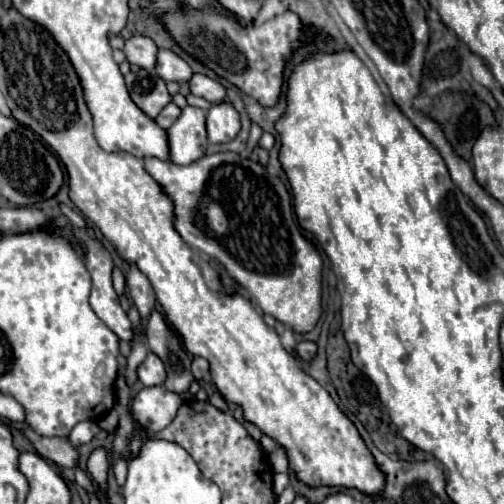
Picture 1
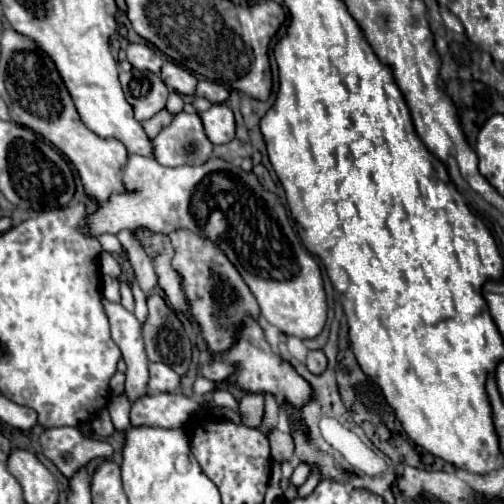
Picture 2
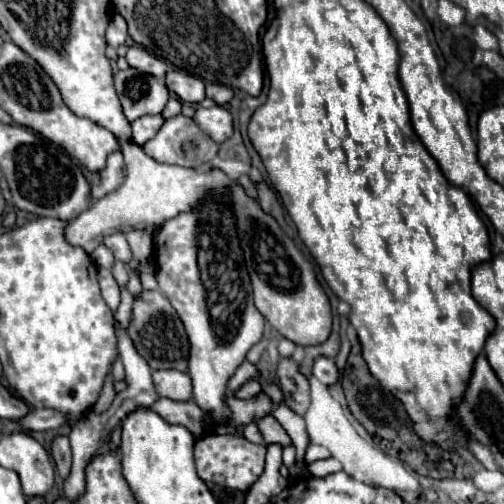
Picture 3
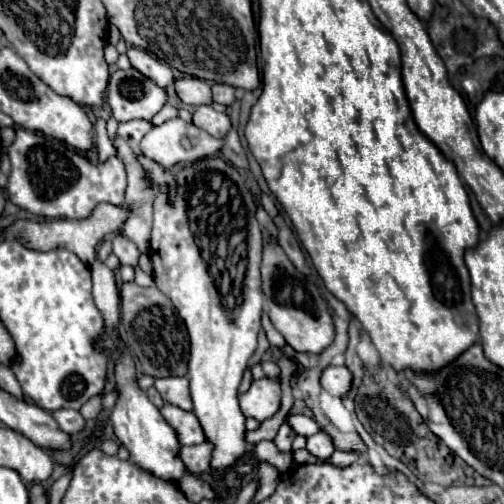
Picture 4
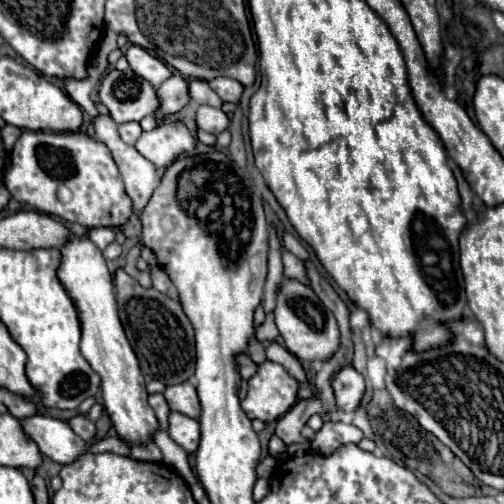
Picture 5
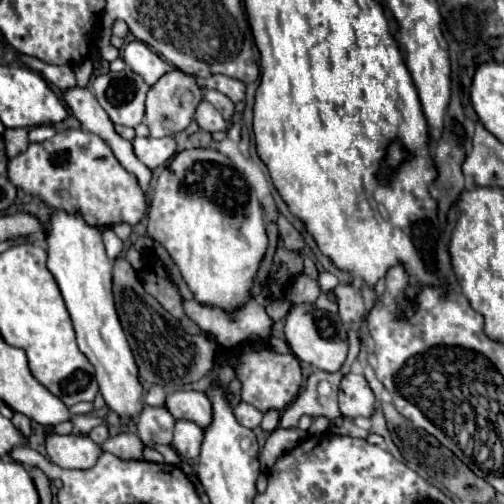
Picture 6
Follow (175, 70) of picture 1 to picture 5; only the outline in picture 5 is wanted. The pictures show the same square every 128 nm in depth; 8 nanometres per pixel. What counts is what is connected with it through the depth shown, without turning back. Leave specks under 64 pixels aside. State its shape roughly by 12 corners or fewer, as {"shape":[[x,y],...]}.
{"shape":[[190,80],[188,96],[194,104],[222,106],[206,80]]}

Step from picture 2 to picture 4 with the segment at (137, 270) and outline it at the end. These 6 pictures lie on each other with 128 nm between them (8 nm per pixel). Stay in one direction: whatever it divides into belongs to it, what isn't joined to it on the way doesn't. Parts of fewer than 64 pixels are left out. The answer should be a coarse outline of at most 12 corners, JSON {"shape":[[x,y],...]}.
{"shape":[[116,138],[126,164],[130,216],[122,234],[142,254],[150,250],[154,190],[136,164],[136,152]]}

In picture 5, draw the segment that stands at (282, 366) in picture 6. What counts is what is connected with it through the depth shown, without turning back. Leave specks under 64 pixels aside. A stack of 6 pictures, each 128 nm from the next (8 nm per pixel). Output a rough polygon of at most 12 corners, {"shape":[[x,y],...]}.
{"shape":[[274,362],[258,366],[242,400],[246,416],[276,422],[298,382]]}

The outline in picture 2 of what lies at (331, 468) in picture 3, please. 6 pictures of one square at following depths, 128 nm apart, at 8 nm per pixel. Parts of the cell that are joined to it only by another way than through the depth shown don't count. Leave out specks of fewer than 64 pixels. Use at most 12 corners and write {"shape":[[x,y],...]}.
{"shape":[[316,472],[310,474],[300,488],[298,498],[310,496],[318,482],[320,476]]}

